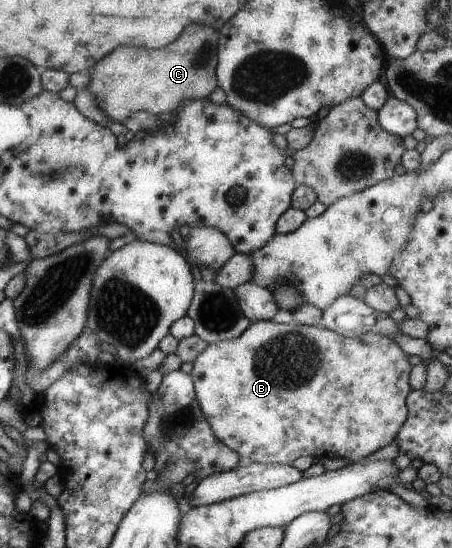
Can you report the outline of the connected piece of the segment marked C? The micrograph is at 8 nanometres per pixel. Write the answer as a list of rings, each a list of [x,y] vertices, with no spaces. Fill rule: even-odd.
[[[188,24],[174,42],[158,50],[118,46],[88,70],[89,83],[84,90],[94,95],[109,119],[118,122],[136,111],[156,115],[173,112],[184,99],[208,99],[217,87],[216,40],[214,28]]]

